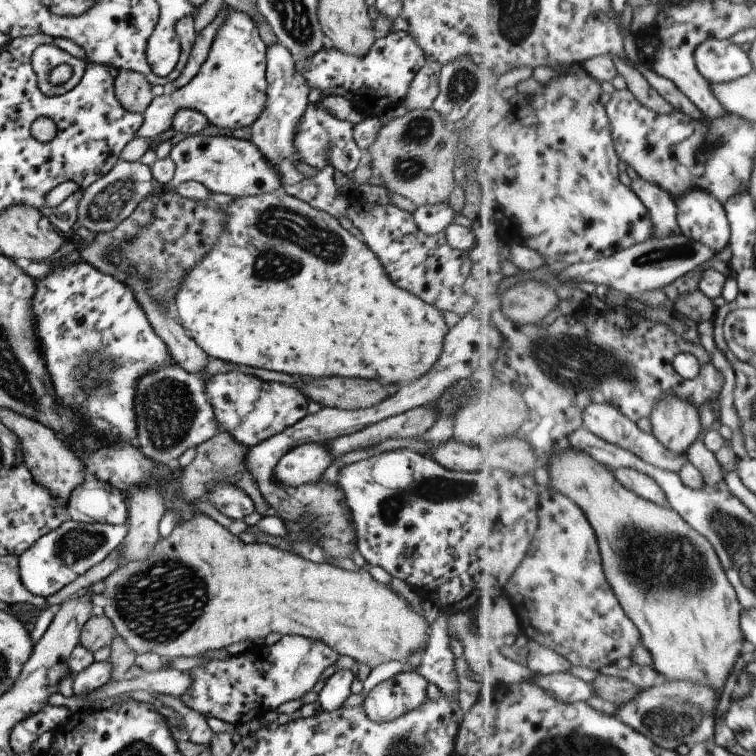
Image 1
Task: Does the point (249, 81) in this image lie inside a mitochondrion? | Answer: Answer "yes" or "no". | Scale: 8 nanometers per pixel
no

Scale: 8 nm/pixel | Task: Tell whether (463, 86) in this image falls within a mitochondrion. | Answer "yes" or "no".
yes

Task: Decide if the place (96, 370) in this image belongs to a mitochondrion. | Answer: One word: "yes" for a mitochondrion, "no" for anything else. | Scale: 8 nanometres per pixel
yes

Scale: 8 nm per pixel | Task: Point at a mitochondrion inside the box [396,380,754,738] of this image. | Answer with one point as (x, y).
(654, 563)

